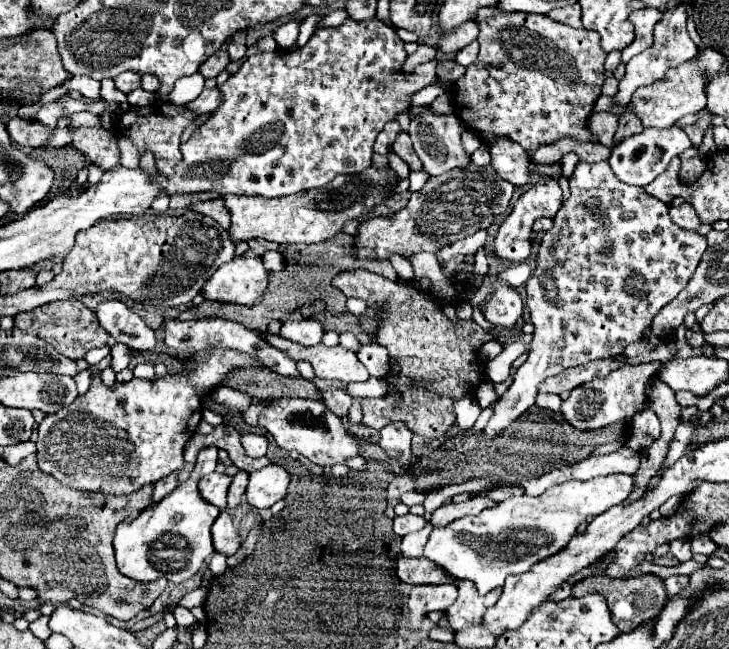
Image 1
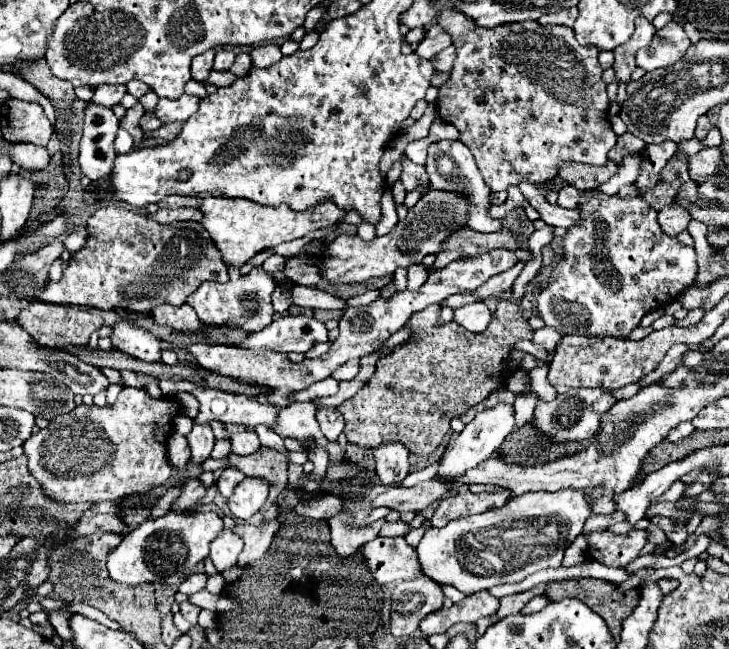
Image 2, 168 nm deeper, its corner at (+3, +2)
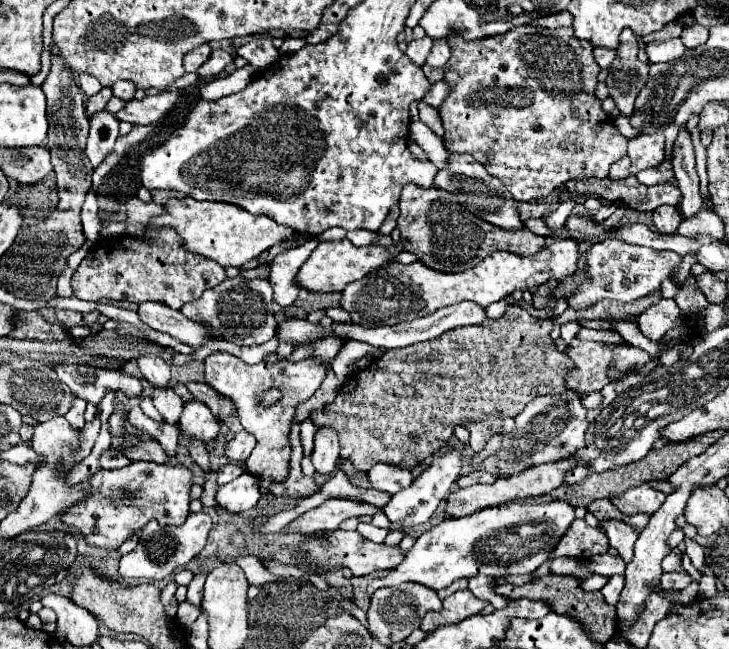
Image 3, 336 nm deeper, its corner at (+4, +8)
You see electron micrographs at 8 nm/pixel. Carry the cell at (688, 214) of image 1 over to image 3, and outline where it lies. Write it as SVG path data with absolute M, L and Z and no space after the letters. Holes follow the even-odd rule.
M661 205L653 211L653 225L659 233L675 233L681 219L681 211L671 205Z

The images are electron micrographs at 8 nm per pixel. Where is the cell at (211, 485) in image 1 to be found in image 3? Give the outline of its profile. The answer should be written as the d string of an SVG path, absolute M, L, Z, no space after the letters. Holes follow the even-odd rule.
M135 461L123 469L113 469L113 471L105 471L101 469L97 475L93 475L91 479L81 481L77 487L87 489L87 497L83 501L79 501L77 505L73 505L65 515L63 515L63 523L79 533L83 533L87 537L87 541L91 545L97 545L101 549L117 549L133 531L137 535L141 535L141 529L151 521L157 519L161 525L181 525L185 523L187 515L189 515L189 491L193 485L193 471L185 465L155 465L155 463L147 463L147 461Z

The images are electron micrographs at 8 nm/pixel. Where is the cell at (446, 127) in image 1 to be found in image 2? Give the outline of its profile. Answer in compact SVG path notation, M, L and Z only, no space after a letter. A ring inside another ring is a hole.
M438 141L432 143L428 147L428 161L426 161L426 169L430 175L430 187L432 189L440 189L440 191L452 191L452 193L460 193L460 195L468 195L470 207L468 207L468 225L474 231L482 231L482 233L492 233L492 231L500 231L504 227L502 219L494 219L488 213L490 203L490 187L484 183L484 177L480 173L480 169L476 167L476 161L470 153L470 149L466 145L462 145L460 141Z

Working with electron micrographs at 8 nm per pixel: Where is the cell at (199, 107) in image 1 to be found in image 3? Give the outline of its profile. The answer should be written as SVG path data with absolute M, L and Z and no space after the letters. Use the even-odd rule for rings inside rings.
M163 91L155 97L145 97L141 101L131 99L125 109L117 113L117 119L133 123L133 125L149 125L165 119L169 111L173 111L173 103L181 99L181 91Z

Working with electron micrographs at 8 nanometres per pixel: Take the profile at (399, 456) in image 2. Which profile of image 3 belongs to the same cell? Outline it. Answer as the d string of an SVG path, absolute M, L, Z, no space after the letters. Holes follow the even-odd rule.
M377 463L373 465L373 469L369 471L369 481L373 489L379 491L387 491L387 493L397 493L403 487L411 485L413 475L409 469L405 467L397 467L397 465L385 465L385 463Z

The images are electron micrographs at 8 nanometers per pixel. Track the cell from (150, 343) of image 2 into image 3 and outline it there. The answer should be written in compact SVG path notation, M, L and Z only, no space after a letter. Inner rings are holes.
M141 353L137 357L137 365L139 365L139 371L143 373L143 377L157 385L157 387L167 387L169 379L171 379L171 373L169 373L169 365L155 353Z

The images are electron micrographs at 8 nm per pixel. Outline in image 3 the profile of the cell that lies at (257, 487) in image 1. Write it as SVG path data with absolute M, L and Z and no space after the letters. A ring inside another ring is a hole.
M243 473L237 481L231 481L223 487L219 487L215 499L221 507L225 507L231 513L243 513L257 505L261 497L257 477L251 473Z

